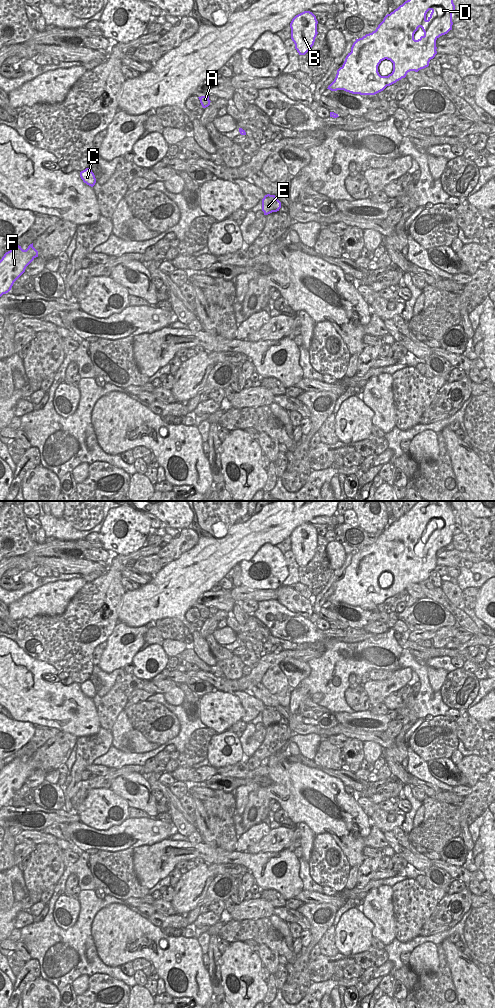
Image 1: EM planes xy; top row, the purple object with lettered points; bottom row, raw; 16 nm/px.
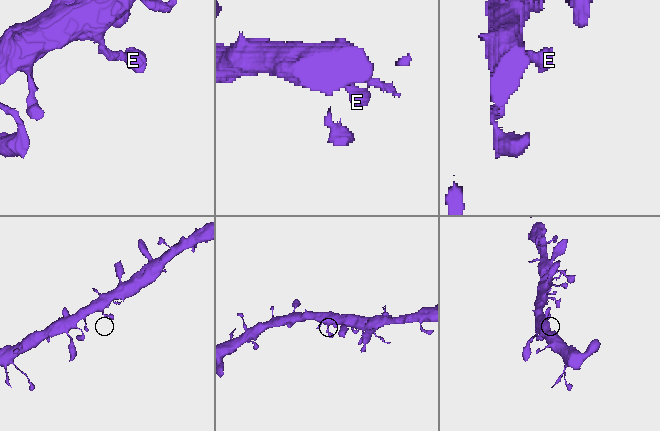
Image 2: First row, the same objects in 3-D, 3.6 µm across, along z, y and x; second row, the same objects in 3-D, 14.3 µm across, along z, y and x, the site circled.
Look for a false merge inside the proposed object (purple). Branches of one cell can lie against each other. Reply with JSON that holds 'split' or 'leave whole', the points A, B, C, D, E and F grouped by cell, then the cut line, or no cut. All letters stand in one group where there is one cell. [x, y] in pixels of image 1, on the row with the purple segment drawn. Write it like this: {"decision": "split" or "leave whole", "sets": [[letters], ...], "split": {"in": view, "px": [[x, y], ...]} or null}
{"decision": "leave whole", "sets": [["A", "B", "C", "D", "E", "F"]], "split": null}

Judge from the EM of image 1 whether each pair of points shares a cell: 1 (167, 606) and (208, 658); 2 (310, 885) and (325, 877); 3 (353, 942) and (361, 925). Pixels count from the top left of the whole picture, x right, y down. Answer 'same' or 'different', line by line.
1: same
2: different
3: same

